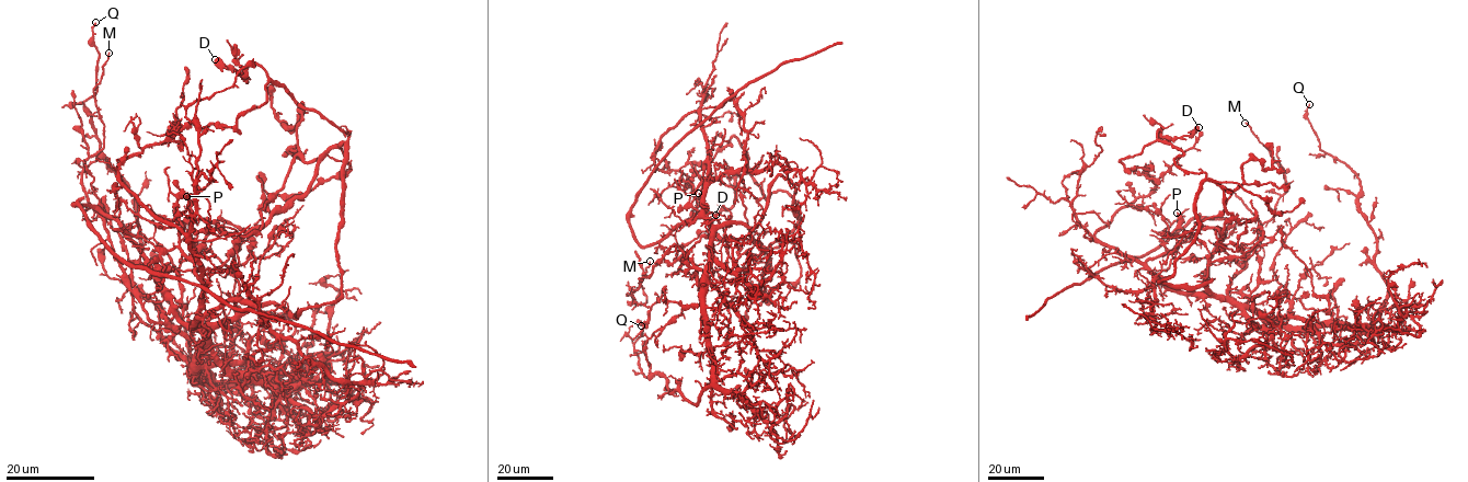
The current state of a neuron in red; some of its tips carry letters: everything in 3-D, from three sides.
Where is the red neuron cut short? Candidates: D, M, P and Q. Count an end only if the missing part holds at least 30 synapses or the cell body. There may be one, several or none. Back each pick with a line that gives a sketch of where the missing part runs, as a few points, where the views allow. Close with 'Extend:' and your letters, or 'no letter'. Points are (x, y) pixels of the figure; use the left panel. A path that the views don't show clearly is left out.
Extend: no letter

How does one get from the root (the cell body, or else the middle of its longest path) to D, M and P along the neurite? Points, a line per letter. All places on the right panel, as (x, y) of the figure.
D: (1206, 296), (1211, 280), (1159, 283), (1195, 234), (1206, 174), (1180, 169), (1183, 152), (1157, 130), (1199, 127)
M: (1206, 296), (1228, 296), (1252, 306), (1248, 296), (1231, 293), (1229, 284), (1287, 188), (1279, 163), (1245, 123)
P: (1206, 296), (1211, 280), (1159, 283), (1195, 234), (1200, 185), (1237, 186), (1186, 237), (1165, 237), (1177, 213)

